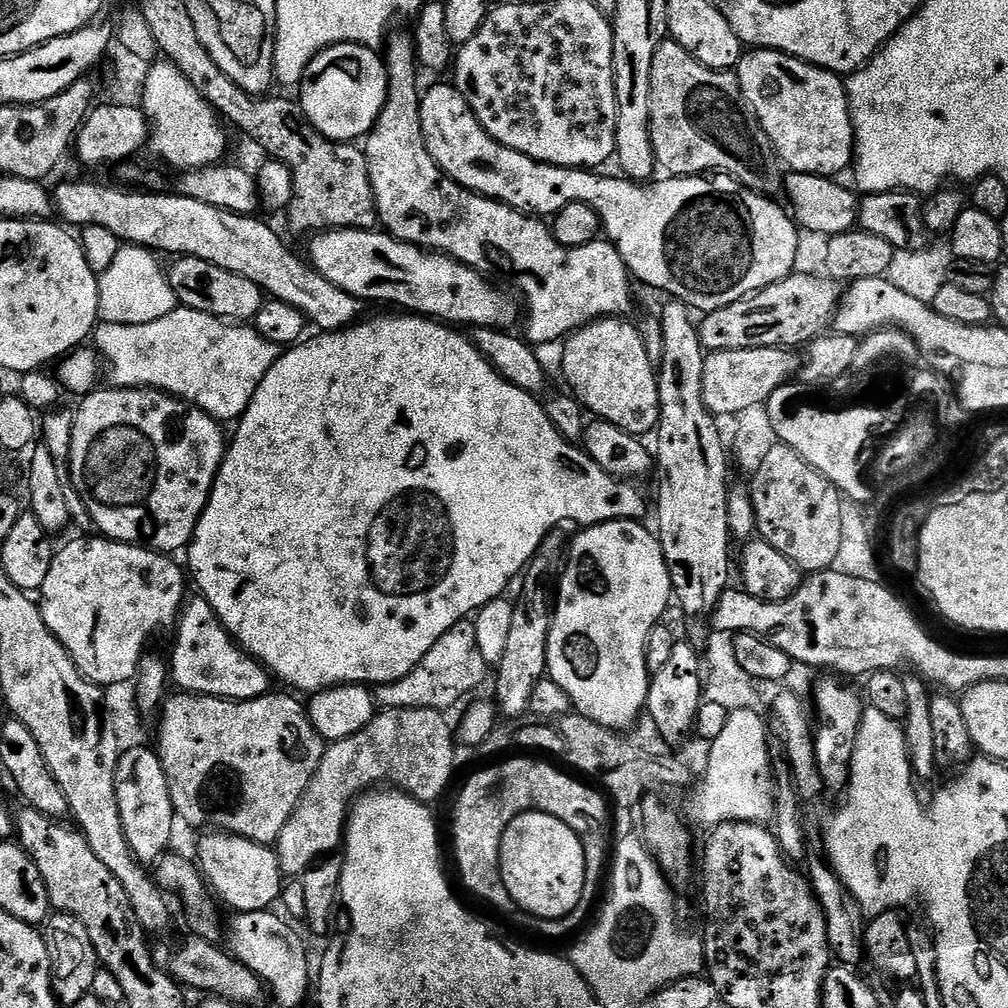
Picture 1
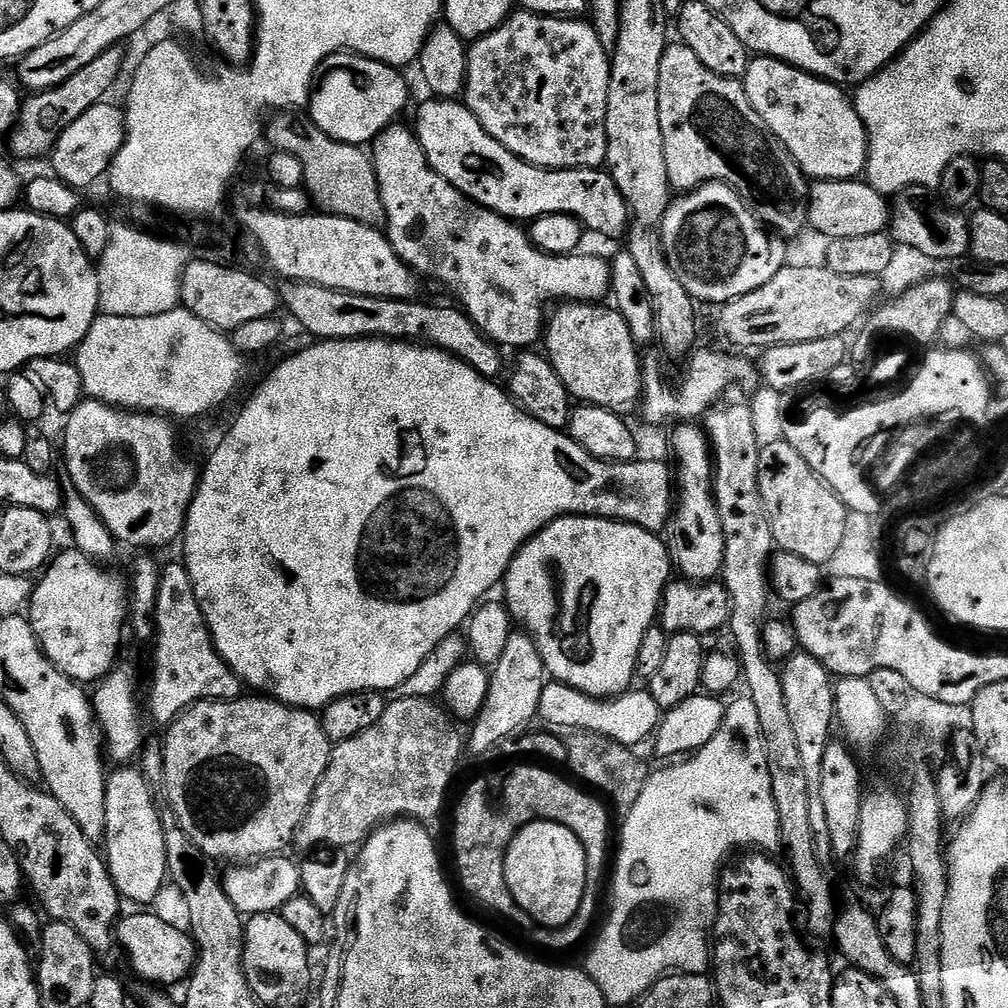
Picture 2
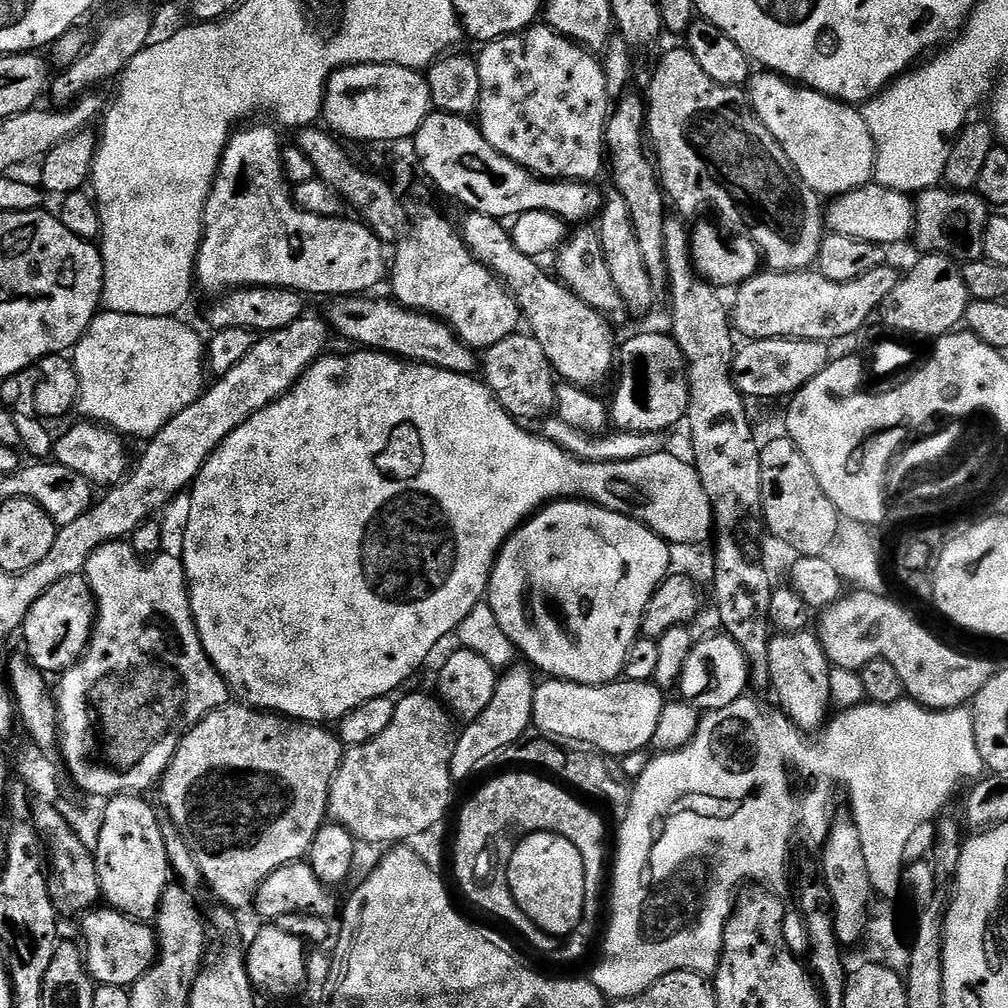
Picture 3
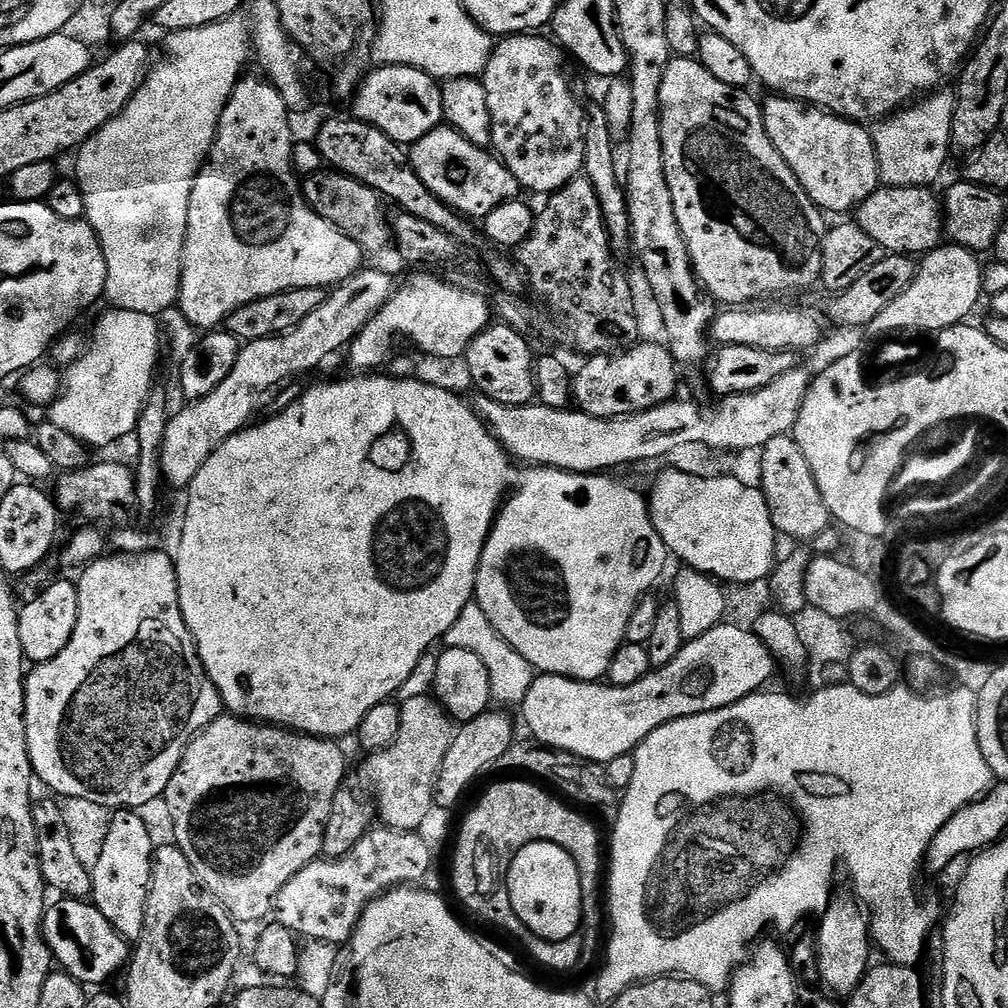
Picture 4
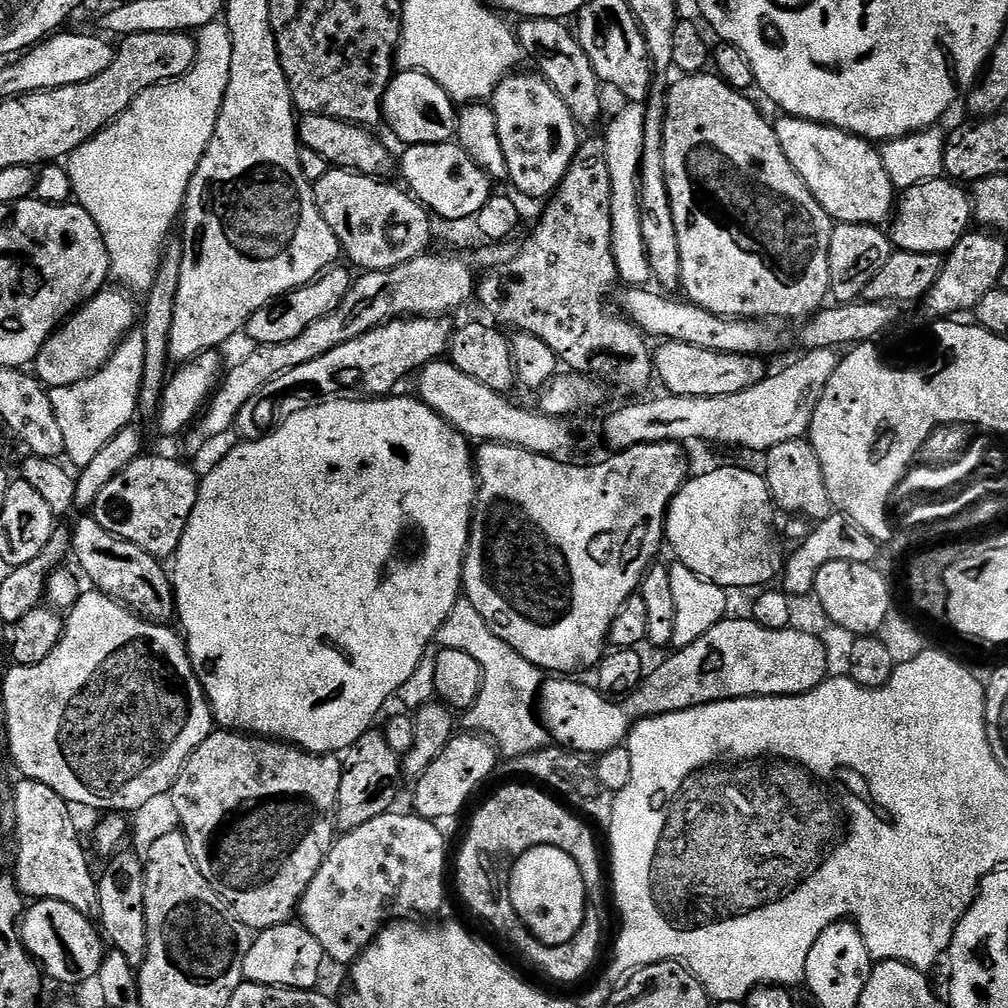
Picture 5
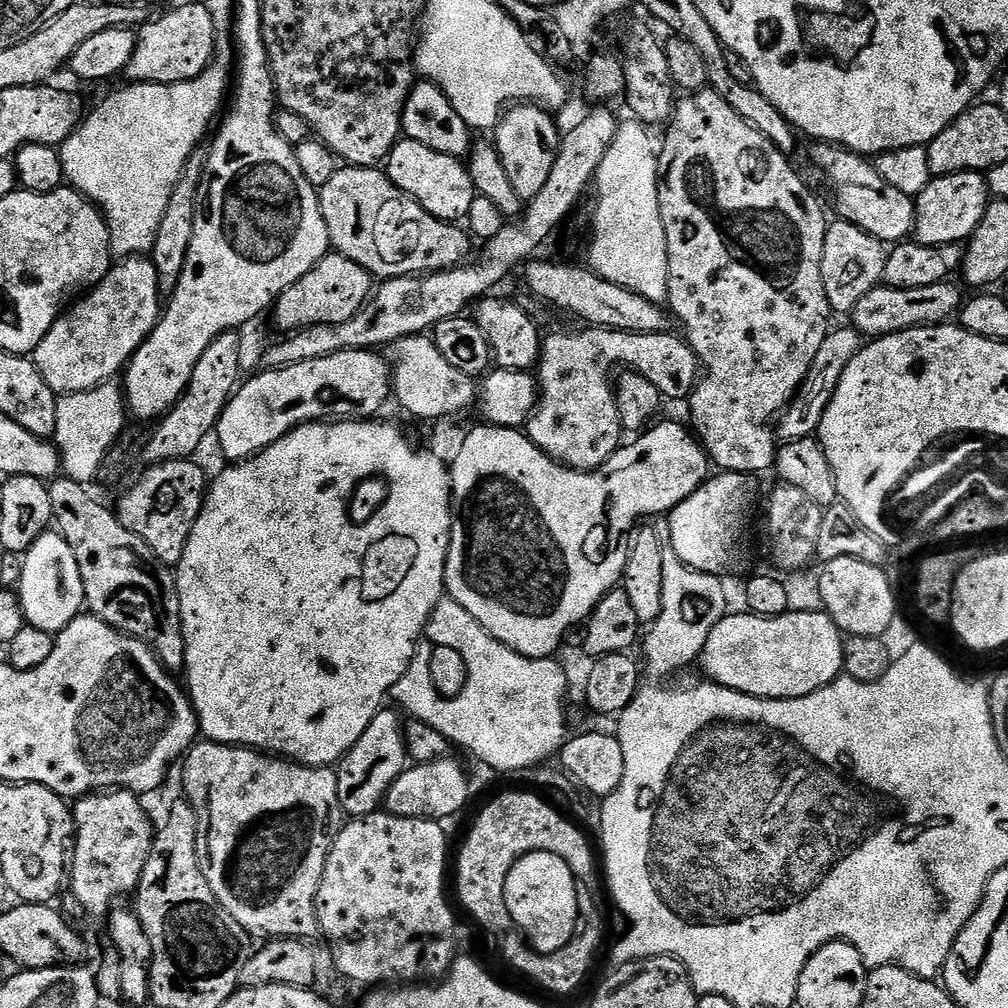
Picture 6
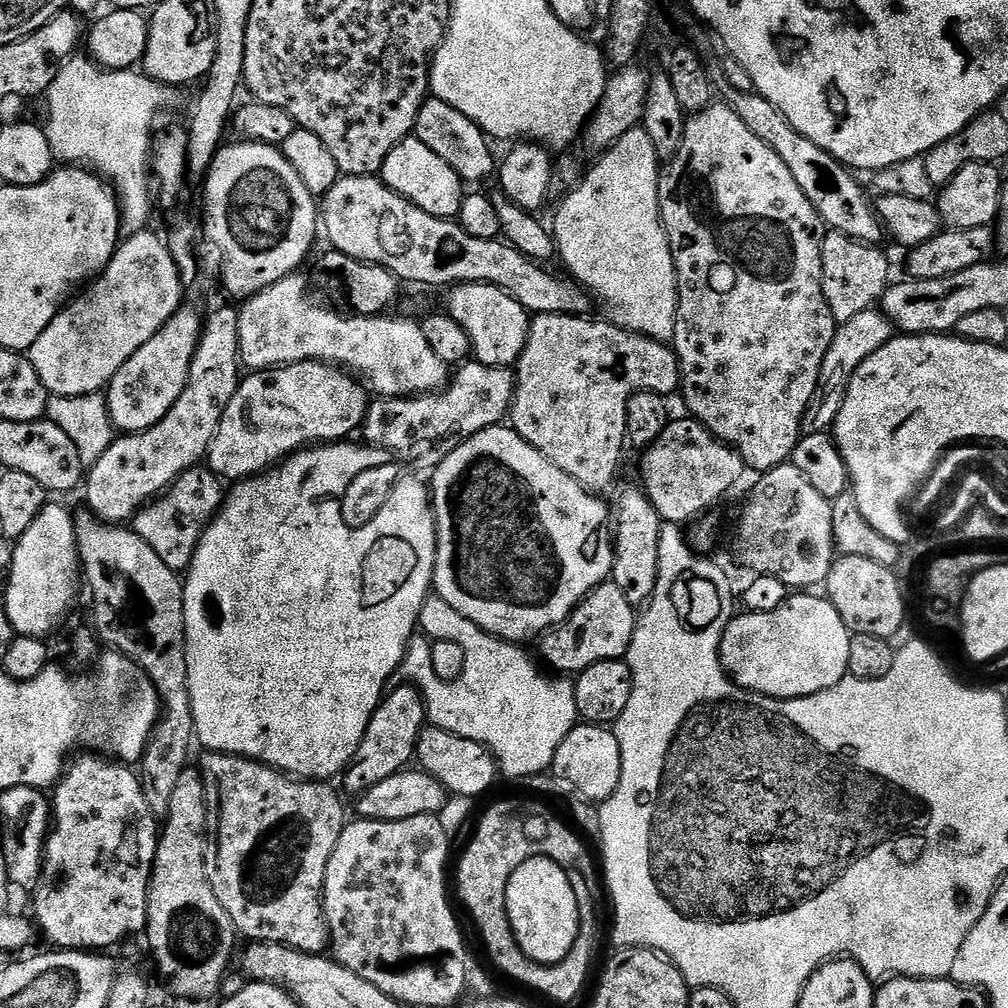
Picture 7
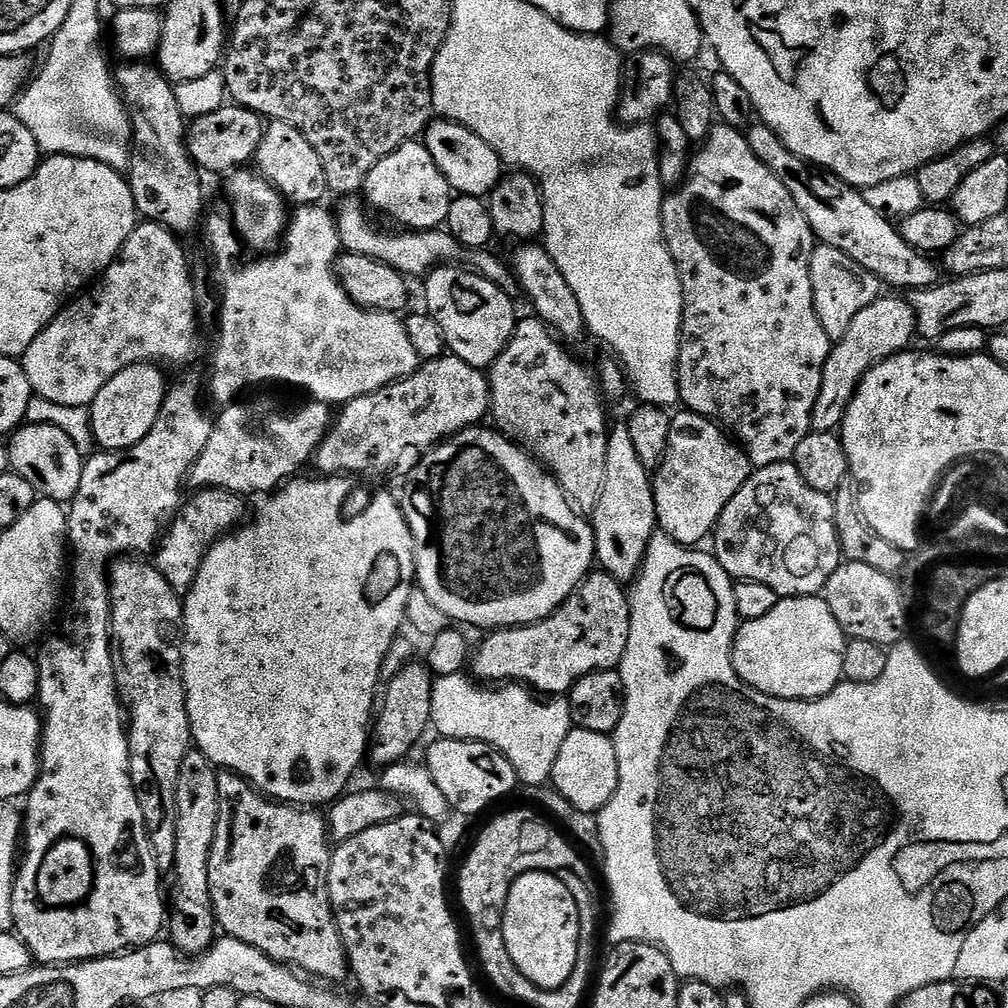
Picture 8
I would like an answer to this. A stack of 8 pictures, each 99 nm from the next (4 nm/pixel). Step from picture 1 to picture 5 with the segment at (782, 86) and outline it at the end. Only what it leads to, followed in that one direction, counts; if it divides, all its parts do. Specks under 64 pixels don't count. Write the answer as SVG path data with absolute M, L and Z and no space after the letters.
M784 114L779 118L781 120L775 121L774 127L782 154L786 154L790 166L794 166L810 194L814 194L818 206L826 210L833 222L880 226L891 217L894 189L890 174L886 174L884 159L880 157L880 148L873 141L797 116Z

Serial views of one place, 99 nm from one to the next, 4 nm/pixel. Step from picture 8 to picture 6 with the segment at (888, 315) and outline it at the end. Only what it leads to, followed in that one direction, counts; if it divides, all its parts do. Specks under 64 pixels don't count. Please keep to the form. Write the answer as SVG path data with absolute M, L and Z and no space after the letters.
M845 326L829 331L826 342L822 342L822 350L818 350L818 358L810 366L806 378L792 403L784 409L778 420L778 436L781 441L807 440L820 427L822 414L826 414L826 406L830 406L830 398L850 362L858 355L862 347L862 337L855 328Z

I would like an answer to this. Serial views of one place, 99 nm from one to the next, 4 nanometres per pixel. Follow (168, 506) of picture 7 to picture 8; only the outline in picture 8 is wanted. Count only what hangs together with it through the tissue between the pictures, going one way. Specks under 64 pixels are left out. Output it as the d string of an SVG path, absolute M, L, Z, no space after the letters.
M201 488L193 493L189 500L187 497L181 503L176 519L168 525L154 552L154 563L162 578L166 578L175 592L181 594L186 594L194 586L198 570L216 541L228 535L245 519L244 504L240 501L243 499L237 493L227 492L225 488Z

